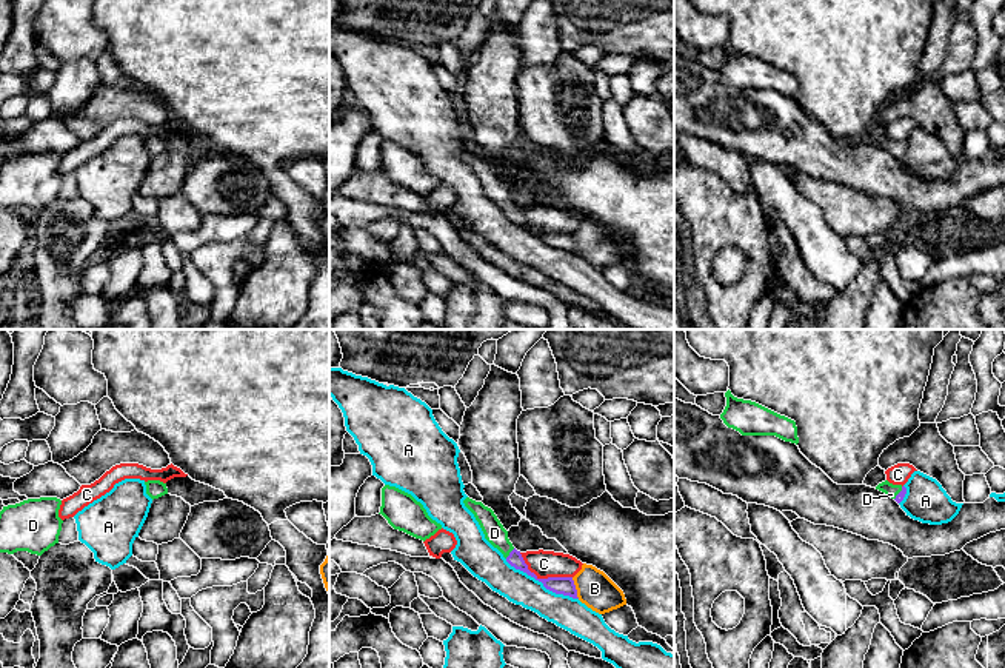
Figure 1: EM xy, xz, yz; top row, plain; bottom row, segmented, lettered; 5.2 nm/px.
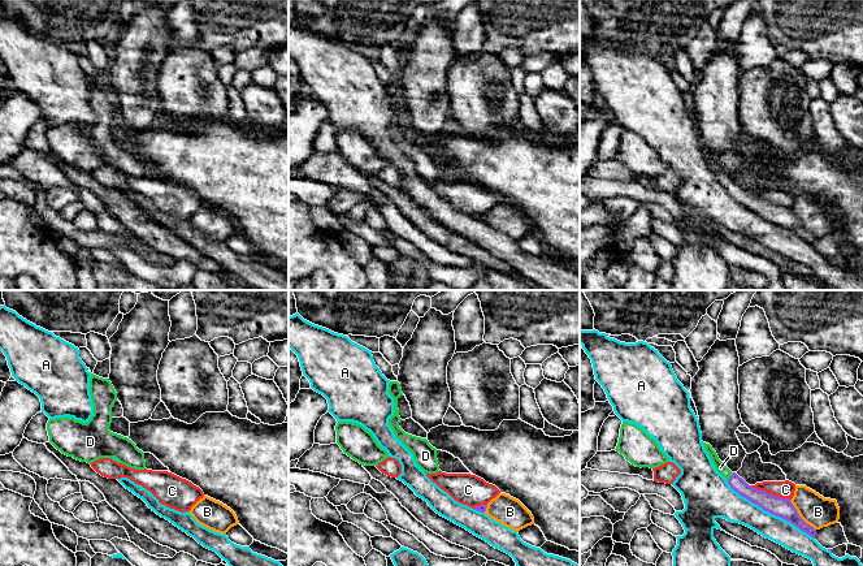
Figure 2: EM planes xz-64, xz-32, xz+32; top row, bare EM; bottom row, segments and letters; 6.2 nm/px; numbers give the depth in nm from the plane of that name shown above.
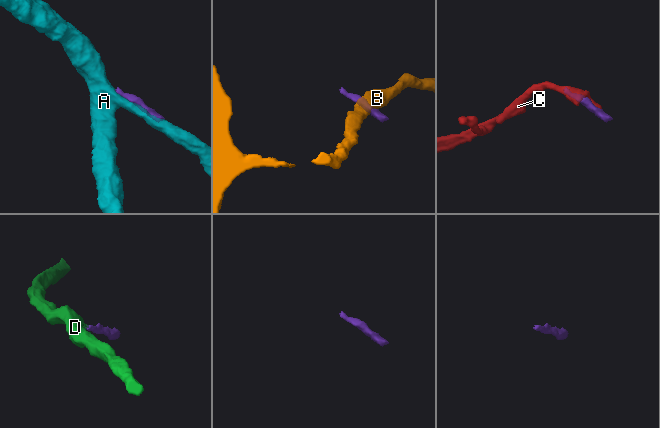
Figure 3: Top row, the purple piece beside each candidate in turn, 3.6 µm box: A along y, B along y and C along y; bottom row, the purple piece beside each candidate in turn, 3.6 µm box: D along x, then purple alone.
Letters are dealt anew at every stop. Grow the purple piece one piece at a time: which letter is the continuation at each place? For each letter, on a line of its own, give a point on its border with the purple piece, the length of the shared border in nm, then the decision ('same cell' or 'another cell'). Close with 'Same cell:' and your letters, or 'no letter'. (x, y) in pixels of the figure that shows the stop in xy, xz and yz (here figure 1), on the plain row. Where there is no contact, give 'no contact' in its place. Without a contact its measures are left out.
A: meets purple in xz at (542, 237); contact 440 nm long; another cell
B: meets purple in xz at (574, 243); contact 120 nm long; another cell
C: meets purple in xz at (542, 234); contact 300 nm long; another cell
D: meets purple in xz at (510, 208); contact 80 nm long; same cell
Same cell: D

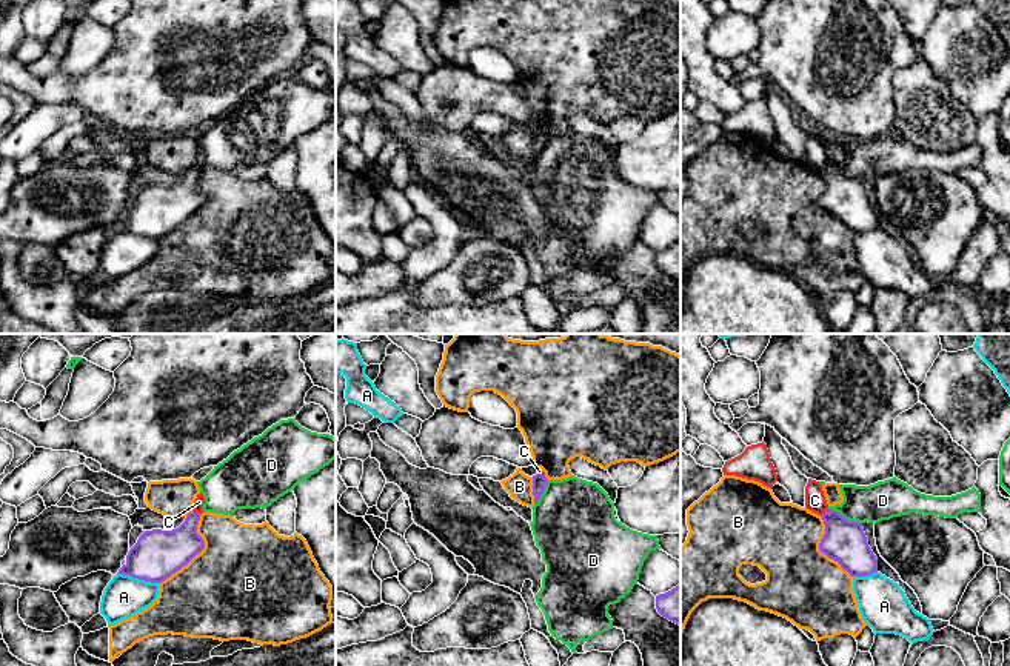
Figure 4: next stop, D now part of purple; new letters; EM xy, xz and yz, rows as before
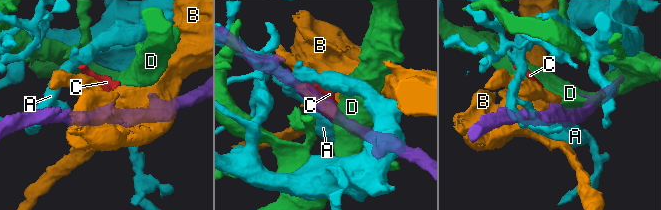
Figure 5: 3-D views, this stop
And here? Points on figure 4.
A: meets purple in xy at (137, 233); contact 220 nm long; another cell
B: meets purple in xy at (197, 208); contact 440 nm long; another cell
C: meets purple in xy at (196, 168); contact 50 nm long; another cell
D: meets purple in yz at (844, 174); contact 190 nm long; another cell
Same cell: no letter

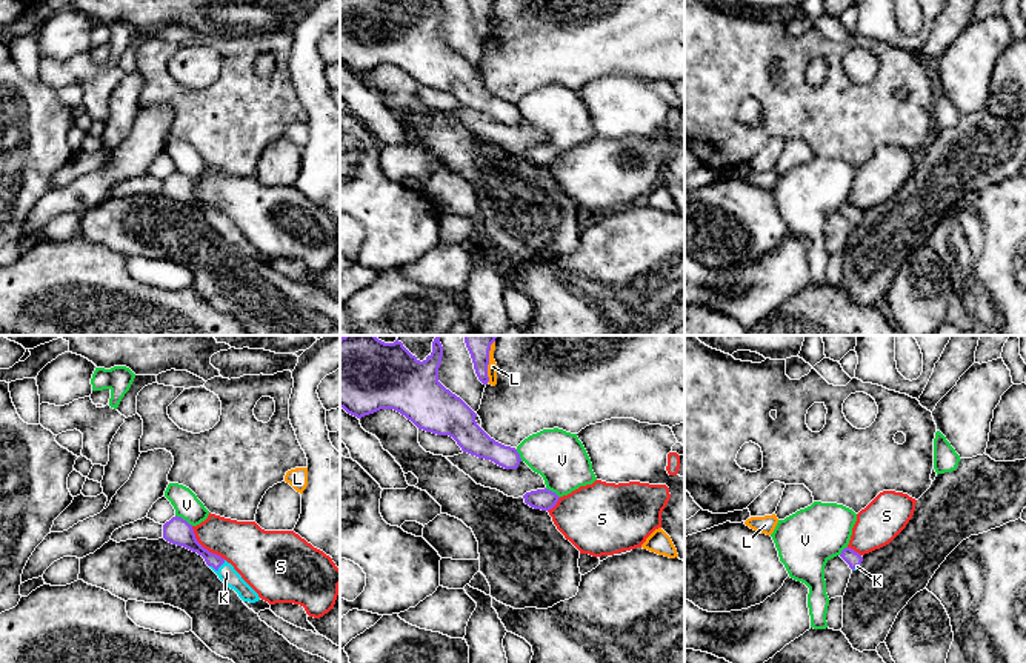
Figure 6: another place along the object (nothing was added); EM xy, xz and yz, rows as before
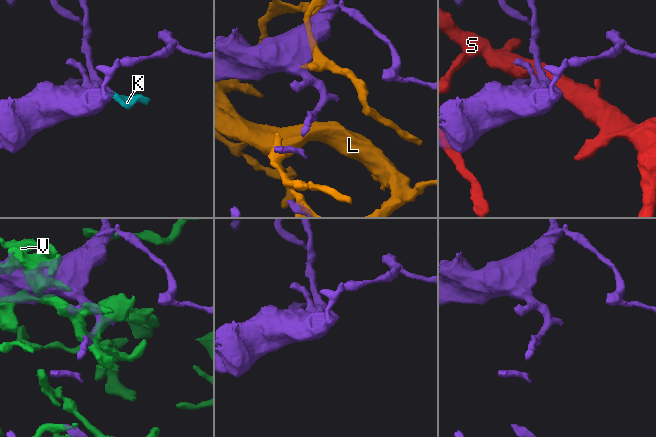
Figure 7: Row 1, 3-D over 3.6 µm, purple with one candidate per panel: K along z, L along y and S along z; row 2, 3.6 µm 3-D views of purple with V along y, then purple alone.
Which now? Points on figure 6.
K: meets purple in xy at (217, 223); contact 90 nm long; same cell
L: meets purple in xz at (488, 19); contact 200 nm long; another cell
S: meets purple in xy at (203, 203); contact 260 nm long; another cell
V: meets purple in xy at (185, 176); contact 110 nm long; another cell
Same cell: K

